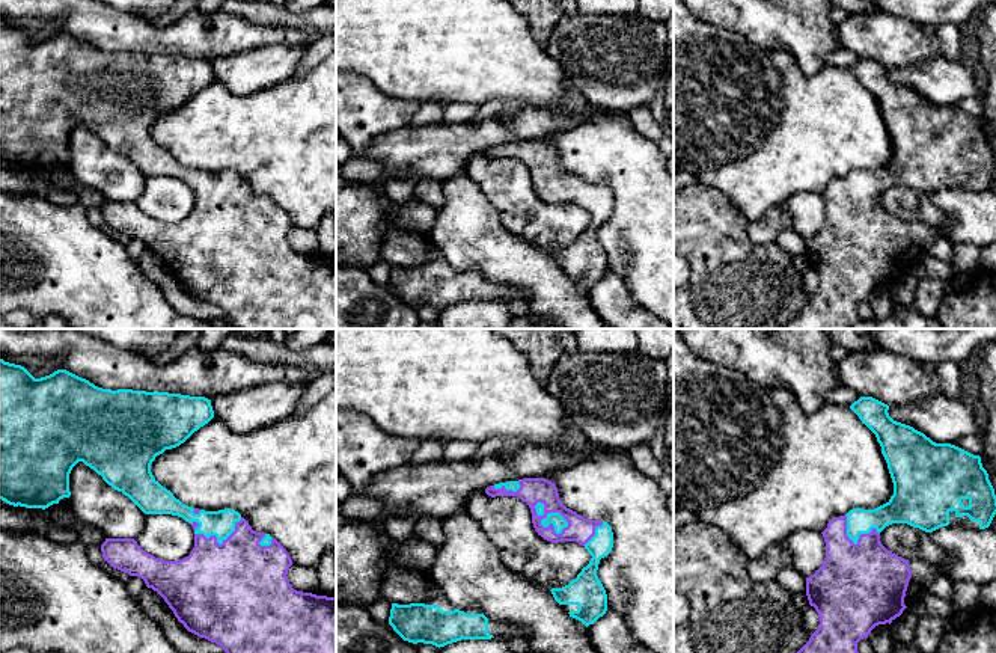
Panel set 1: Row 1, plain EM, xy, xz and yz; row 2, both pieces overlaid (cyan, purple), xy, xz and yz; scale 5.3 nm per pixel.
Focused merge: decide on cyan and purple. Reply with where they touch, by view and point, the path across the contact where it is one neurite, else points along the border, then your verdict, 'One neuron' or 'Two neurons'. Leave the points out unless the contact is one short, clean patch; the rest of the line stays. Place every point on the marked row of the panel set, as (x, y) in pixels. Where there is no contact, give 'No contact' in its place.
Touches cyan at xz (550, 513). One neuron

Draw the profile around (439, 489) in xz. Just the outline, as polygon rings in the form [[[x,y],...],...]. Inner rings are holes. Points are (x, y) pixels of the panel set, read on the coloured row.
[[[595,443],[582,451],[562,445],[535,445],[520,449],[511,464],[499,454],[482,457],[478,463],[408,464],[375,475],[365,496],[383,502],[383,517],[445,519],[466,507],[469,496],[478,490],[506,481],[542,478],[604,449],[607,448]]]

